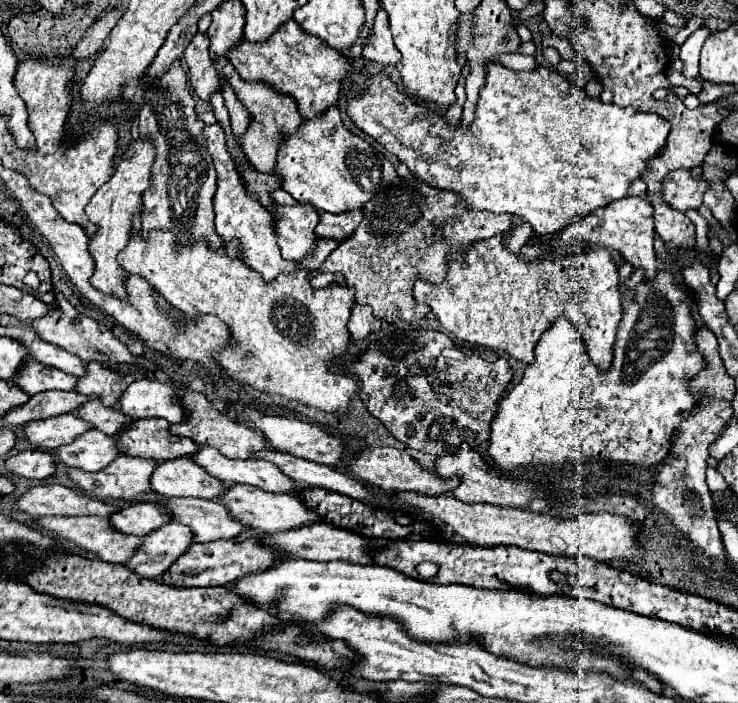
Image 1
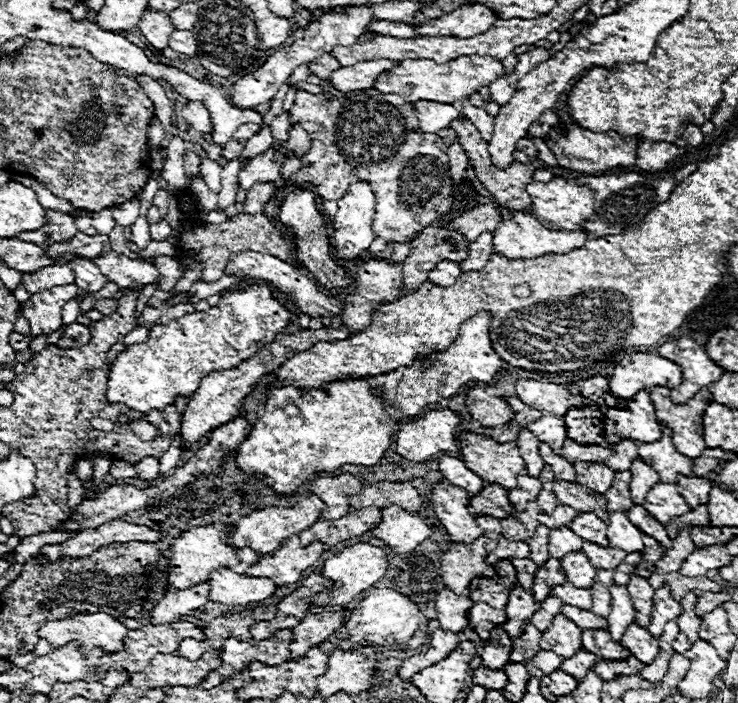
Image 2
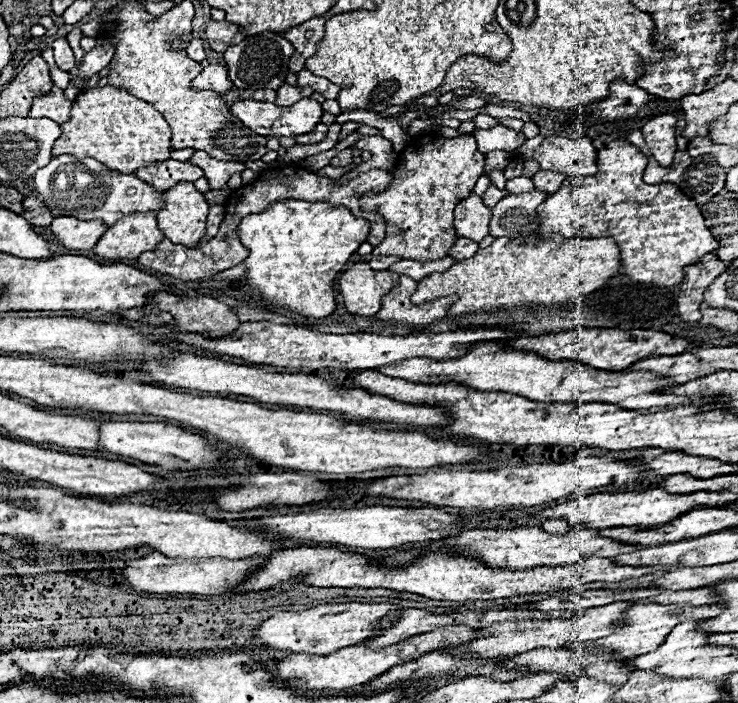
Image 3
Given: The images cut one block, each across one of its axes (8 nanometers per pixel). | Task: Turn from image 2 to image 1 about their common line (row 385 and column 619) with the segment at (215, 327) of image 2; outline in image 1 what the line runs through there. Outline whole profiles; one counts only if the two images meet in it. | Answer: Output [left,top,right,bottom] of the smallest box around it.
[348,62,670,234]

